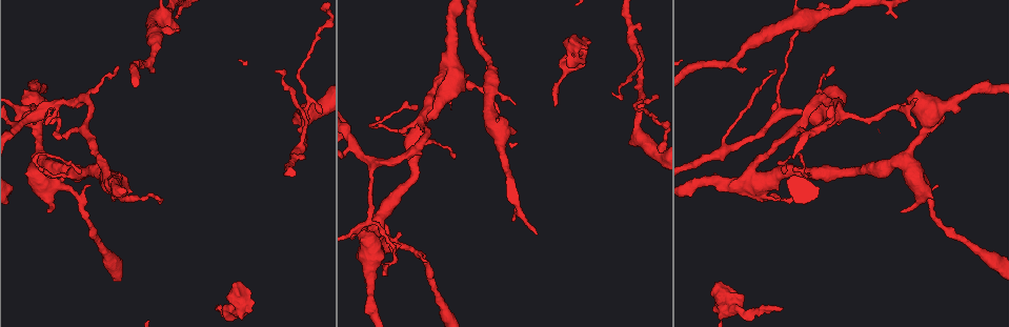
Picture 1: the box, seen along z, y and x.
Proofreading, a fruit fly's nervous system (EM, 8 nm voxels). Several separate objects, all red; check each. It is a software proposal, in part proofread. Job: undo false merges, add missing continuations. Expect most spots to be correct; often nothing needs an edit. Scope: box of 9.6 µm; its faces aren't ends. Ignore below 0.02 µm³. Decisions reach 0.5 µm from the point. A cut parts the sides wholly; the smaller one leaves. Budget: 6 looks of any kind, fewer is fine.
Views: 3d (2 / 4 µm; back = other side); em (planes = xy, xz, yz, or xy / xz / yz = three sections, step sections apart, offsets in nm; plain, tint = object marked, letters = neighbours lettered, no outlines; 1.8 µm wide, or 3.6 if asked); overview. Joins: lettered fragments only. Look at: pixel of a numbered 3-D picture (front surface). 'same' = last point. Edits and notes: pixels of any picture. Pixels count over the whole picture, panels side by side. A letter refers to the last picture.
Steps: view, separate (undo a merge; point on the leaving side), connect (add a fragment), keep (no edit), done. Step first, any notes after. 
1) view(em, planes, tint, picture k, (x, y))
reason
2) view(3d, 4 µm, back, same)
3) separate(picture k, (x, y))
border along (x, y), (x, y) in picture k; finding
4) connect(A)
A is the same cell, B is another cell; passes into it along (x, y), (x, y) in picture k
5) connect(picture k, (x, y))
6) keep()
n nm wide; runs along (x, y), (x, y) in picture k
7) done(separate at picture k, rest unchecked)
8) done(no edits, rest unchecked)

view(3d, 2 µm, picture 1, (445, 85))
looks like a crossing

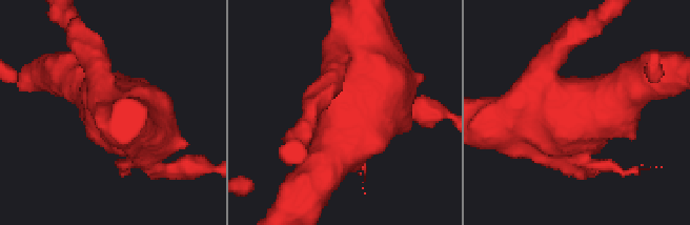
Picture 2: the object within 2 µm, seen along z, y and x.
view(em, planes, plain, picture 2, (572, 96))
shape alone is not enough

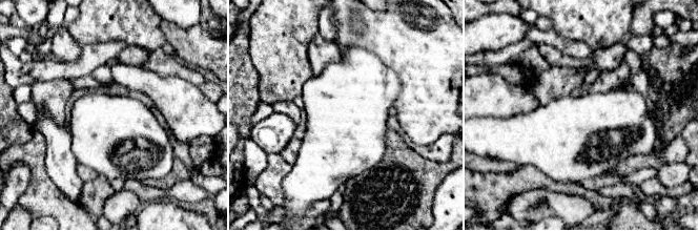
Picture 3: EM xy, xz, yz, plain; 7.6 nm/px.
view(em, planes, letters, same)

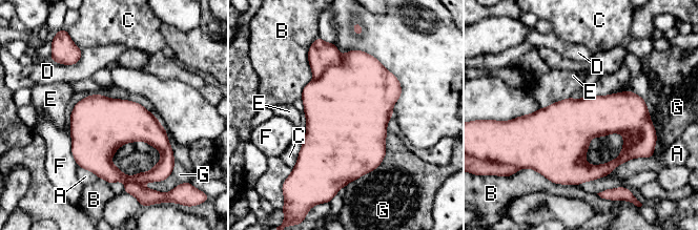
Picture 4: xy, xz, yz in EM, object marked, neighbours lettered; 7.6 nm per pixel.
separate(picture 4, (321, 55))
A, B, C, D, E, F and G are other cells; border along (341, 55), (336, 64), (314, 79) in picture 4; two cells meet here

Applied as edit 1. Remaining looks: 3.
view(overview)

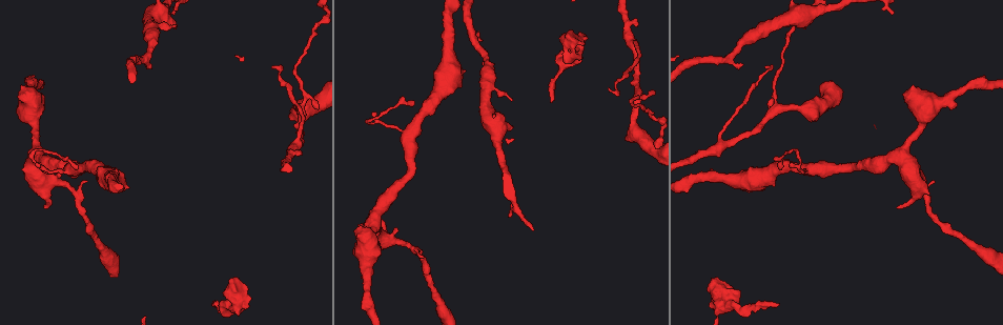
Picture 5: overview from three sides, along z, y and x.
view(em, xy, step 16, tint, picture 5, (779, 109))
abrupt turn

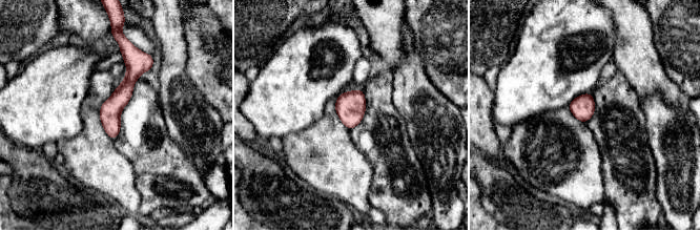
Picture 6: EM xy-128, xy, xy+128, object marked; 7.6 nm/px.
view(em, planes, letters, same)

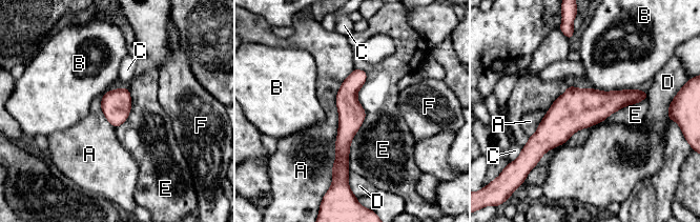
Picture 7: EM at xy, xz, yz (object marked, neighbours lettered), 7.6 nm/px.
keep()
A, B, C, D, E and F are other cells; border along (354, 67), (365, 120), (349, 172) in picture 7; continuous, no second cell

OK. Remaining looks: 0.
done(separate at picture 4, rest unchecked)

